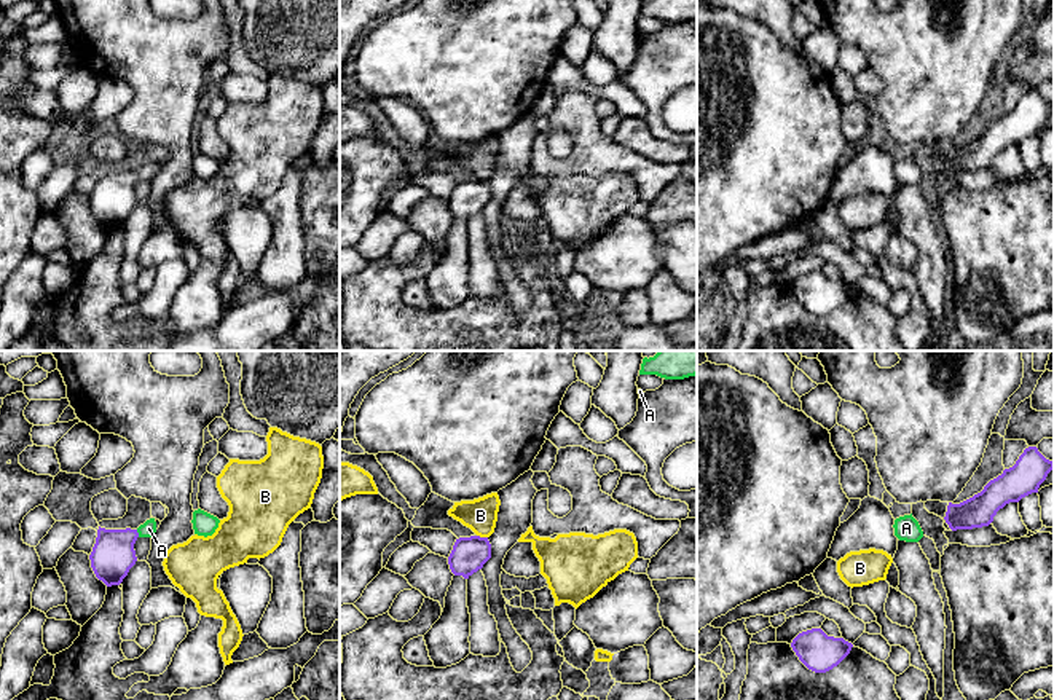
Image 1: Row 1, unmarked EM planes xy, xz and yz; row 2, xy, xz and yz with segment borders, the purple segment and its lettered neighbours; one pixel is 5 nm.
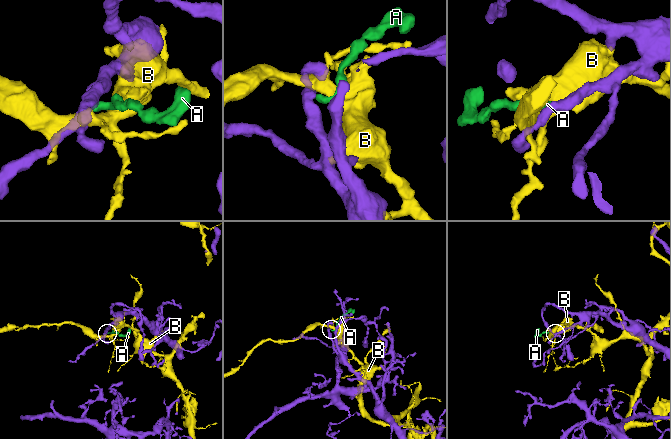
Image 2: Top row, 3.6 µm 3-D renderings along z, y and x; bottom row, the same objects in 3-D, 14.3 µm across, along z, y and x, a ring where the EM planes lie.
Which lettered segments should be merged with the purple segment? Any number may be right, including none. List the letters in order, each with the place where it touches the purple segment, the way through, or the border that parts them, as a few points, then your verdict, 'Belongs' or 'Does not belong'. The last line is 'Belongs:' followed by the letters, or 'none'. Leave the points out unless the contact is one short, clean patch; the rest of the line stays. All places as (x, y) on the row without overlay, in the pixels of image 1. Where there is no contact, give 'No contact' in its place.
A: Touches purple at xy (137, 176). Path across: xy (112, 200), (137, 176), (149, 171). Belongs
B: Touches purple at xz (482, 180). Does not belong
Belongs: A

